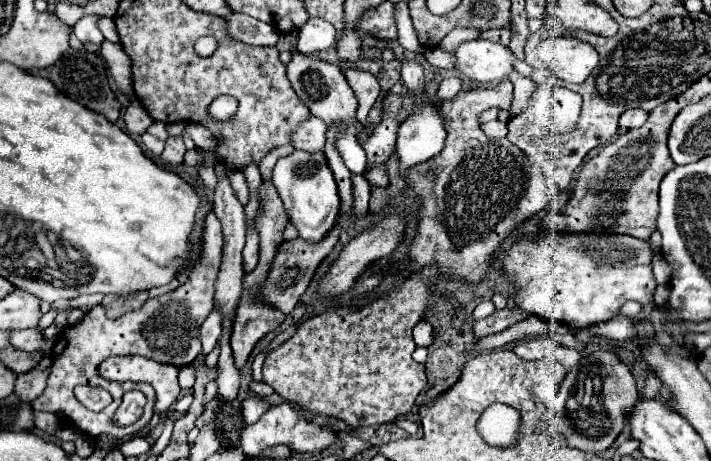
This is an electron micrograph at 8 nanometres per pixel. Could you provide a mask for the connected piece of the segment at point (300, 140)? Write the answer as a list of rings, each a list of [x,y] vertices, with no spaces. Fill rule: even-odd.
[[[310,117],[294,129],[294,133],[290,137],[290,143],[292,143],[294,149],[318,151],[326,143],[326,131],[328,131],[328,125],[322,119]]]

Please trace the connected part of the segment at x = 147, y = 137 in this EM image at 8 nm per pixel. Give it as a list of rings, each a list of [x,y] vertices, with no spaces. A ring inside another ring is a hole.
[[[144,133],[144,135],[142,135],[142,141],[144,141],[144,147],[146,147],[152,155],[160,155],[160,153],[164,151],[164,141],[158,139],[158,137],[154,137],[154,135],[150,135],[150,133]]]

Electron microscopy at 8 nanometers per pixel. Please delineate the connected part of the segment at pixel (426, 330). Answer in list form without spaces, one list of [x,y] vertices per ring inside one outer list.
[[[422,319],[416,327],[414,327],[414,341],[418,347],[430,347],[434,343],[434,327],[430,321]]]

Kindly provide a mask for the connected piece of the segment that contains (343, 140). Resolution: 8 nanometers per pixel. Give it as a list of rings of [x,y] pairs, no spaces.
[[[342,131],[336,139],[336,147],[340,149],[340,155],[346,163],[346,167],[352,171],[352,173],[362,173],[364,167],[366,167],[366,155],[364,155],[364,149],[362,145],[358,143],[354,131]]]

